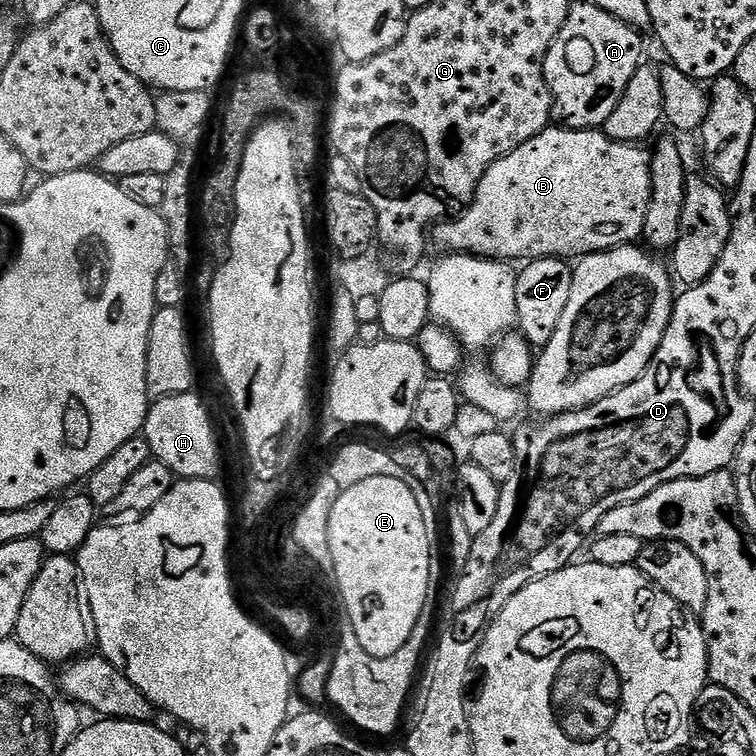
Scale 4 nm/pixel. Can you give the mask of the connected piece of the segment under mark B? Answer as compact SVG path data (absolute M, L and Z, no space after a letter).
M549 126L530 138L530 142L522 142L518 150L494 162L494 166L482 174L482 182L478 182L472 199L474 207L465 208L451 222L435 225L430 232L431 243L437 244L444 254L461 252L505 262L545 260L547 256L583 258L591 252L631 244L644 235L652 189L651 165L649 149L640 144L611 140L600 130Z

